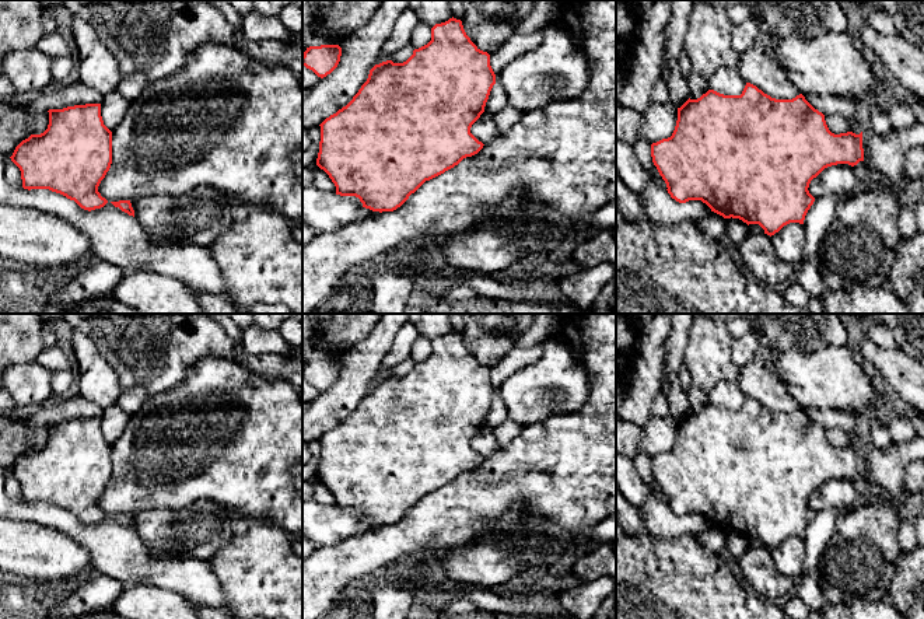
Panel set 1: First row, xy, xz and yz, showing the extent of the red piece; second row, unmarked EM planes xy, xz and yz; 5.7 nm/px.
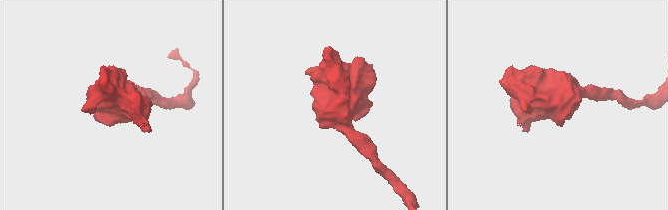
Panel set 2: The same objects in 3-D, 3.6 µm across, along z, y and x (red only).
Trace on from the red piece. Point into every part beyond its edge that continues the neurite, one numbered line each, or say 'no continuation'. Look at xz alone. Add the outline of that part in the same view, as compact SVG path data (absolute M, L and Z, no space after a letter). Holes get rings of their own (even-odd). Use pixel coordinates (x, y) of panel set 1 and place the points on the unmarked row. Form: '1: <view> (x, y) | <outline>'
no continuation

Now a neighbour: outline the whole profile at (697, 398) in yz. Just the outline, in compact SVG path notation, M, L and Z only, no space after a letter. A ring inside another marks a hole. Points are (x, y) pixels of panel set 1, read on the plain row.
M690 385L687 391L687 398L690 403L690 408L689 408L690 413L697 413L710 403L708 394L693 385Z

